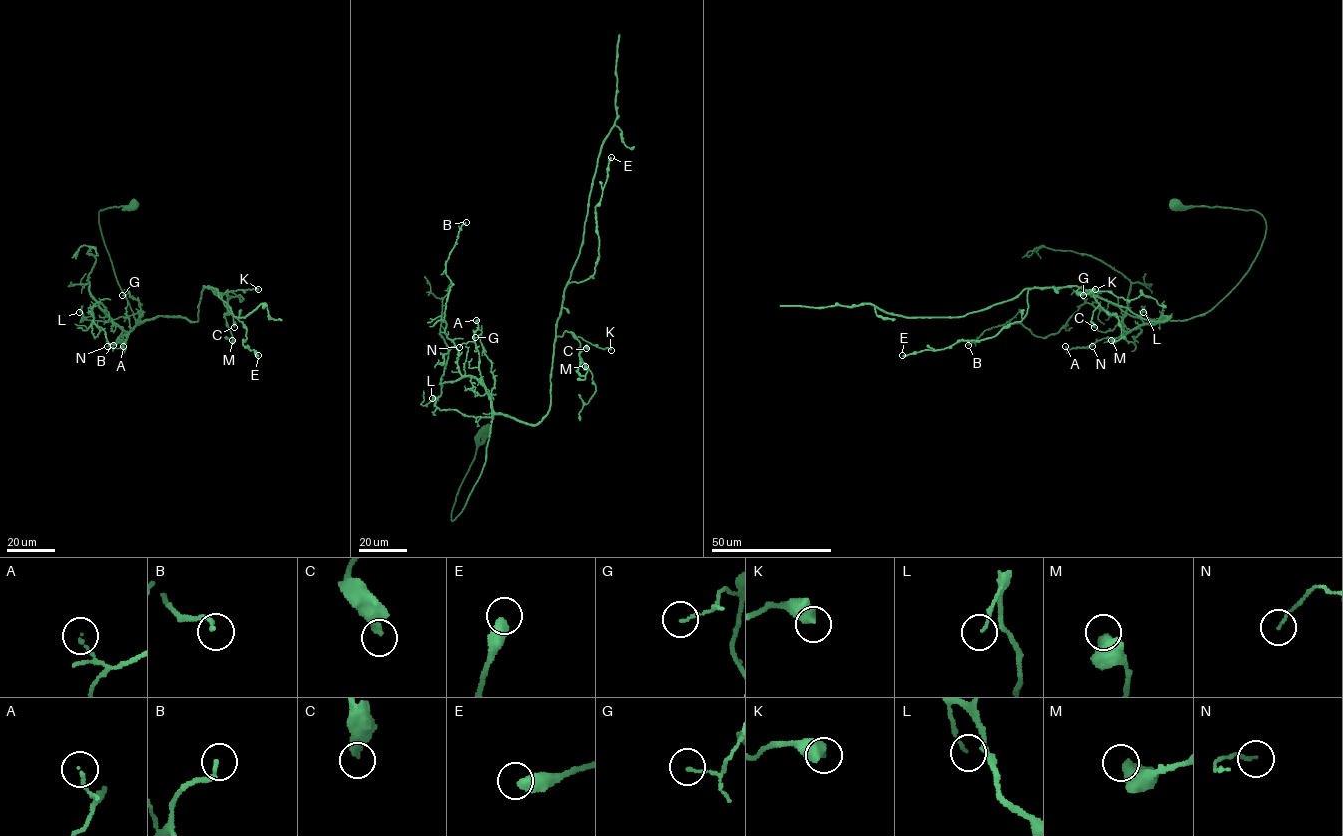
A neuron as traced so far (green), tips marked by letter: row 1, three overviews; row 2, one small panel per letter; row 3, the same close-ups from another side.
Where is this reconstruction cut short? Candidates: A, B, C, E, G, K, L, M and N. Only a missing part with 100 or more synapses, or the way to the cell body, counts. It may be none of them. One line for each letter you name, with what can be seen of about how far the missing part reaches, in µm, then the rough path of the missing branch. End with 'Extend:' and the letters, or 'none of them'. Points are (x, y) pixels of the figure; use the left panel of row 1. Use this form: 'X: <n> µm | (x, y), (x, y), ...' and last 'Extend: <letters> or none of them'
Extend: none of them

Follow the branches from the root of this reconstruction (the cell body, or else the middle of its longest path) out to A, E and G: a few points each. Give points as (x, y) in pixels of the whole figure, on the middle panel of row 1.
A: (487, 429), (456, 497), (452, 521), (462, 512), (480, 476), (493, 416), (491, 399), (479, 370), (476, 320)
E: (487, 429), (452, 521), (480, 476), (493, 415), (537, 425), (548, 411), (563, 289), (595, 271), (611, 157)
G: (487, 429), (456, 497), (452, 521), (480, 476), (493, 416), (491, 362), (481, 336), (475, 337)

